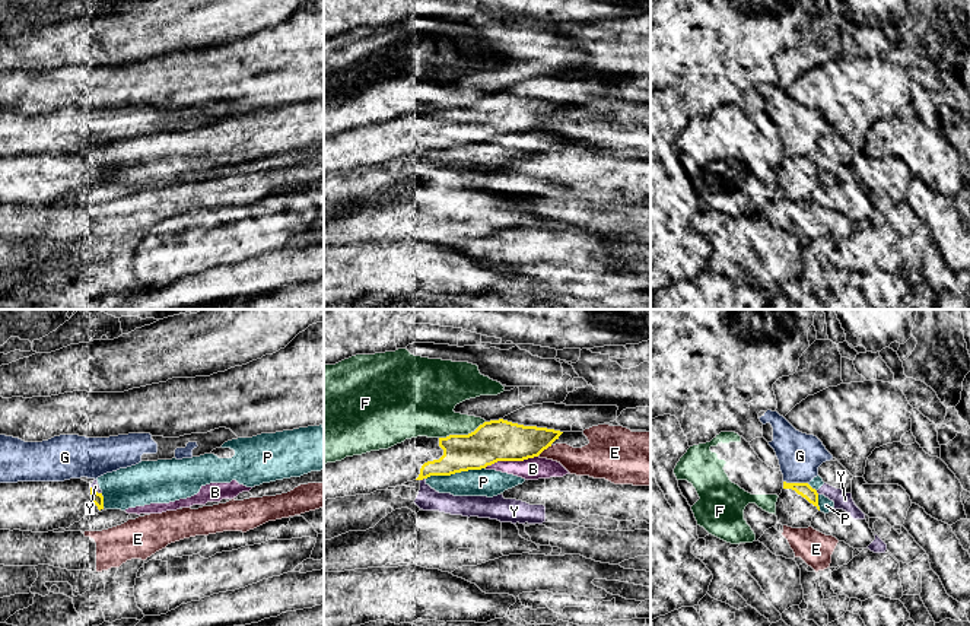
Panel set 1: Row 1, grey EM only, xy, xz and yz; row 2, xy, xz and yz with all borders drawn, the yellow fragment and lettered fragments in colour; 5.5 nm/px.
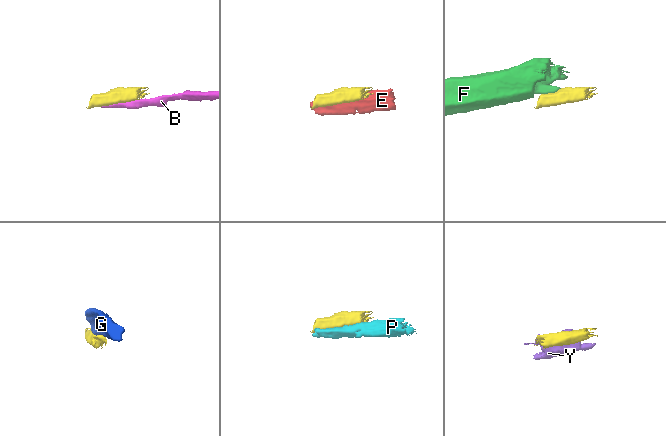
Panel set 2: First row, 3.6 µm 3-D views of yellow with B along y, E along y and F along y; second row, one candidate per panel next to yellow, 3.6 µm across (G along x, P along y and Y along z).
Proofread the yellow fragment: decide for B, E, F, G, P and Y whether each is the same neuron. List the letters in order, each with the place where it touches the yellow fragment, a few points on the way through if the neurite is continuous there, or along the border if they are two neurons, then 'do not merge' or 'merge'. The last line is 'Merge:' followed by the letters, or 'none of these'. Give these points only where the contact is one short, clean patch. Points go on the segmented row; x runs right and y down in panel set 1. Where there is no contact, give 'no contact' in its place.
B: contact xz (511, 460); do not merge
E: contact xz (544, 448); do not merge
F: contact xz (461, 435); border xz (484, 420), (467, 434), (449, 434), (439, 438); do not merge
G: contact yz (795, 483); border yz (784, 480), (807, 483); do not merge
P: contact xz (455, 472); do not merge
Y: contact xz (422, 479); do not merge
Merge: none of these

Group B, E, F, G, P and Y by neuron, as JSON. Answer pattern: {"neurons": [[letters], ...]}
{"neurons": [["B", "P"], ["E"], ["F"], ["G"], ["Y"]]}

